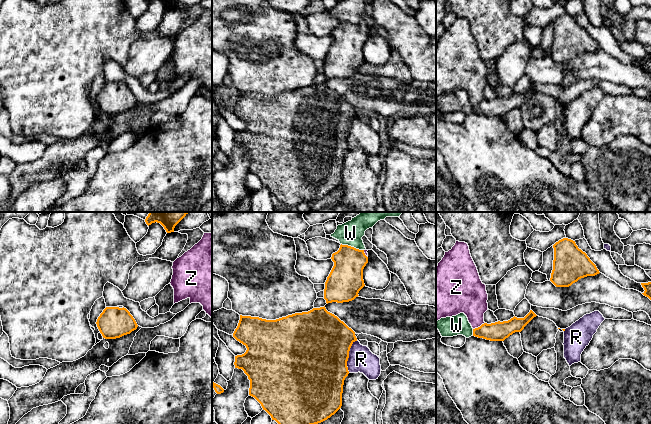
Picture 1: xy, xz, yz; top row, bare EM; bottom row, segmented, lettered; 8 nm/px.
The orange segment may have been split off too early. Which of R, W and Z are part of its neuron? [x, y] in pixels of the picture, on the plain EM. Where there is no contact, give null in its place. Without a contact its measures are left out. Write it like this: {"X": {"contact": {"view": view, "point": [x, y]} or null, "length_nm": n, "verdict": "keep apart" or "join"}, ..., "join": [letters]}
{"R": {"contact": {"view": "xz", "point": [348, 132]}, "length_nm": 280, "verdict": "keep apart"}, "W": {"contact": {"view": "xz", "point": [352, 23]}, "length_nm": 190, "verdict": "join"}, "Z": {"contact": {"view": "yz", "point": [478, 103]}, "length_nm": 110, "verdict": "keep apart"}, "join": ["W"]}

